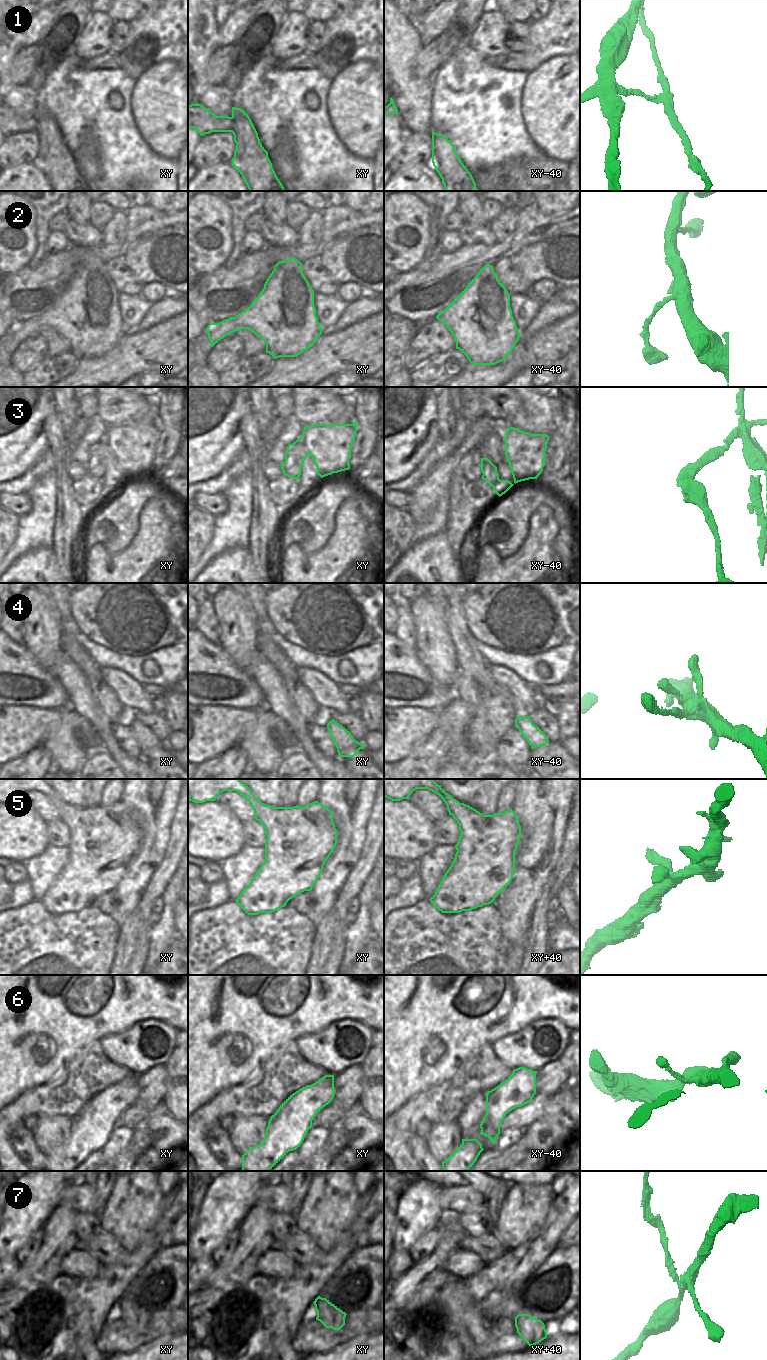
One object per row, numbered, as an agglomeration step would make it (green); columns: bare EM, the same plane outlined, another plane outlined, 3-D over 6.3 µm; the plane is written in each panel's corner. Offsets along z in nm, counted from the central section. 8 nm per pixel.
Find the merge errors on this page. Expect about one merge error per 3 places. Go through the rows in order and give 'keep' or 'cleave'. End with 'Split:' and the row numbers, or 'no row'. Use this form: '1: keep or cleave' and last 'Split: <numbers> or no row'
1: cleave
2: keep
3: cleave
4: keep
5: keep
6: keep
7: cleave
Split: 1, 3, 7

